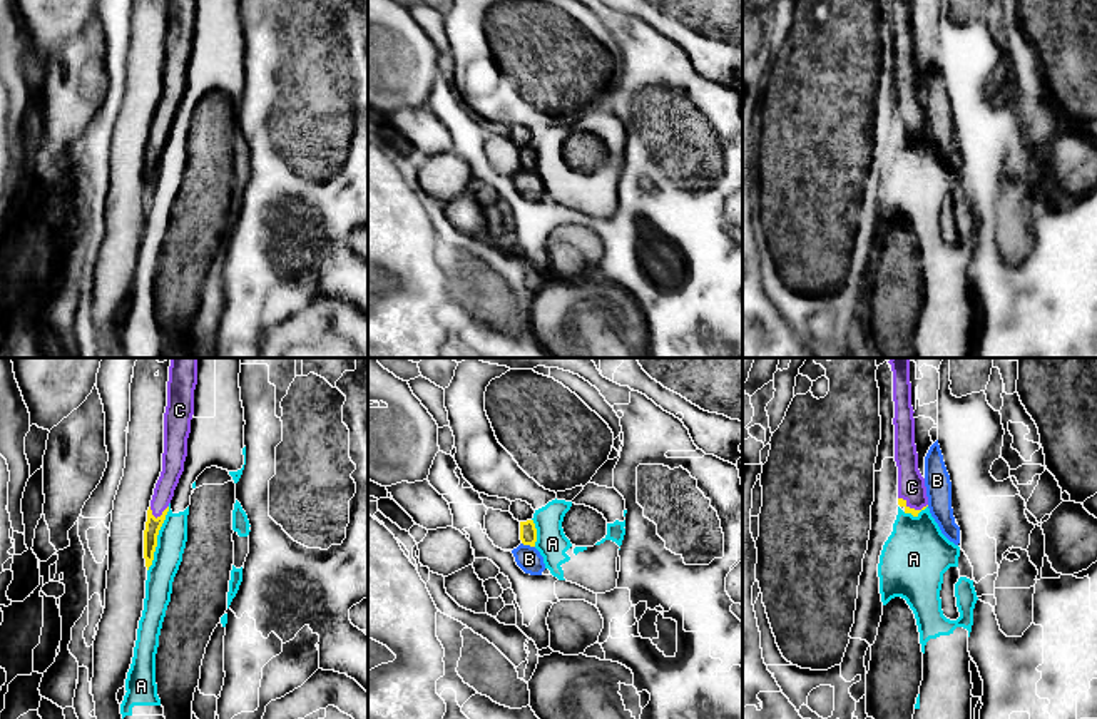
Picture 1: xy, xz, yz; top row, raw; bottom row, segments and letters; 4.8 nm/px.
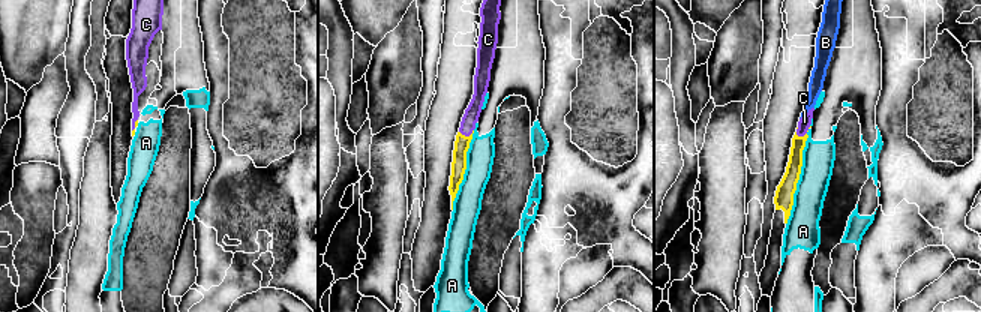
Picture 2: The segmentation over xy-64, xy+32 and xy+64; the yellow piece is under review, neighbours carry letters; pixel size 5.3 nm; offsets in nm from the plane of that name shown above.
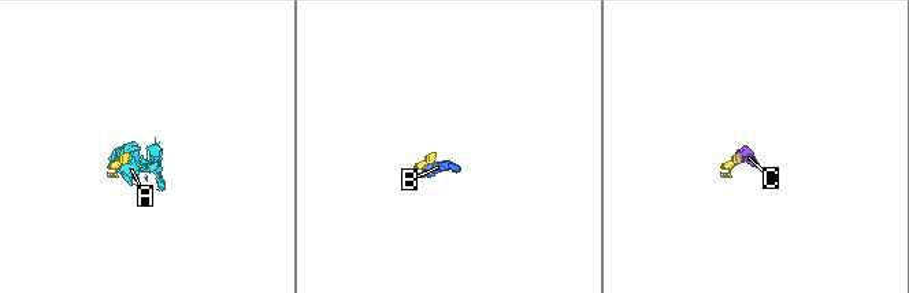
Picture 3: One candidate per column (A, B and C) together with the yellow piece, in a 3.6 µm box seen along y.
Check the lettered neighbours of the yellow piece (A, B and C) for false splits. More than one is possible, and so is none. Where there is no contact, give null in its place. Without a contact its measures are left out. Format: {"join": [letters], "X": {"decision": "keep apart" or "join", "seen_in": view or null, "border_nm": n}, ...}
{"join": ["C"], "A": {"decision": "keep apart", "seen_in": "xy", "border_nm": 320}, "B": {"decision": "keep apart", "seen_in": "xz", "border_nm": 70}, "C": {"decision": "join", "seen_in": "yz", "border_nm": 150}}

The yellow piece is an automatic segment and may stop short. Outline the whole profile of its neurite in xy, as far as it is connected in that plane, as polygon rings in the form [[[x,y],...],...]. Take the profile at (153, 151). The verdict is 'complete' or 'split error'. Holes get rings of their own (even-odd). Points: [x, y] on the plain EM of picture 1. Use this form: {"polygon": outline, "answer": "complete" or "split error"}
{"polygon": [[[169,0],[167,32],[164,38],[162,97],[156,109],[144,156],[145,192],[152,191],[157,161],[169,137],[174,115],[184,97],[187,64],[194,40],[194,15],[197,0]]], "answer": "split error"}

